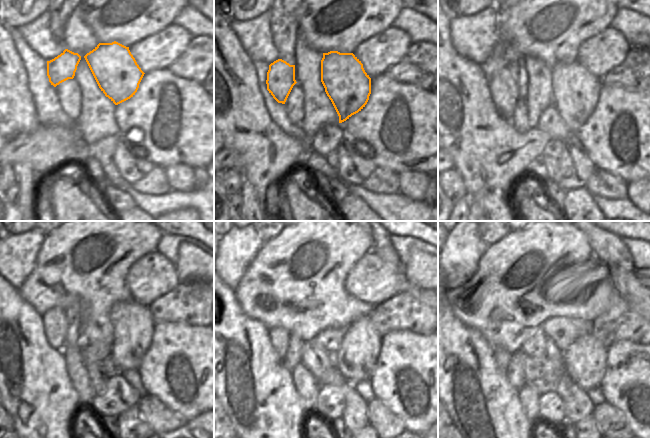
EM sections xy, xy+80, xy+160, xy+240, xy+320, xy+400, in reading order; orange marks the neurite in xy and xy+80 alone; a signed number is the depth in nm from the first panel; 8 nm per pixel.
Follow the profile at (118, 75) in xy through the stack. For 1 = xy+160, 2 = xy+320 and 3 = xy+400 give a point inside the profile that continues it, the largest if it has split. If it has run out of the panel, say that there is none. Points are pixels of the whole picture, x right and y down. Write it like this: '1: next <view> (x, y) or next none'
1: next xy+160 (576, 90)
2: next xy+320 (357, 356)
3: next xy+400 (585, 359)

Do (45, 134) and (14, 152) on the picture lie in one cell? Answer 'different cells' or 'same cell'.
same cell

